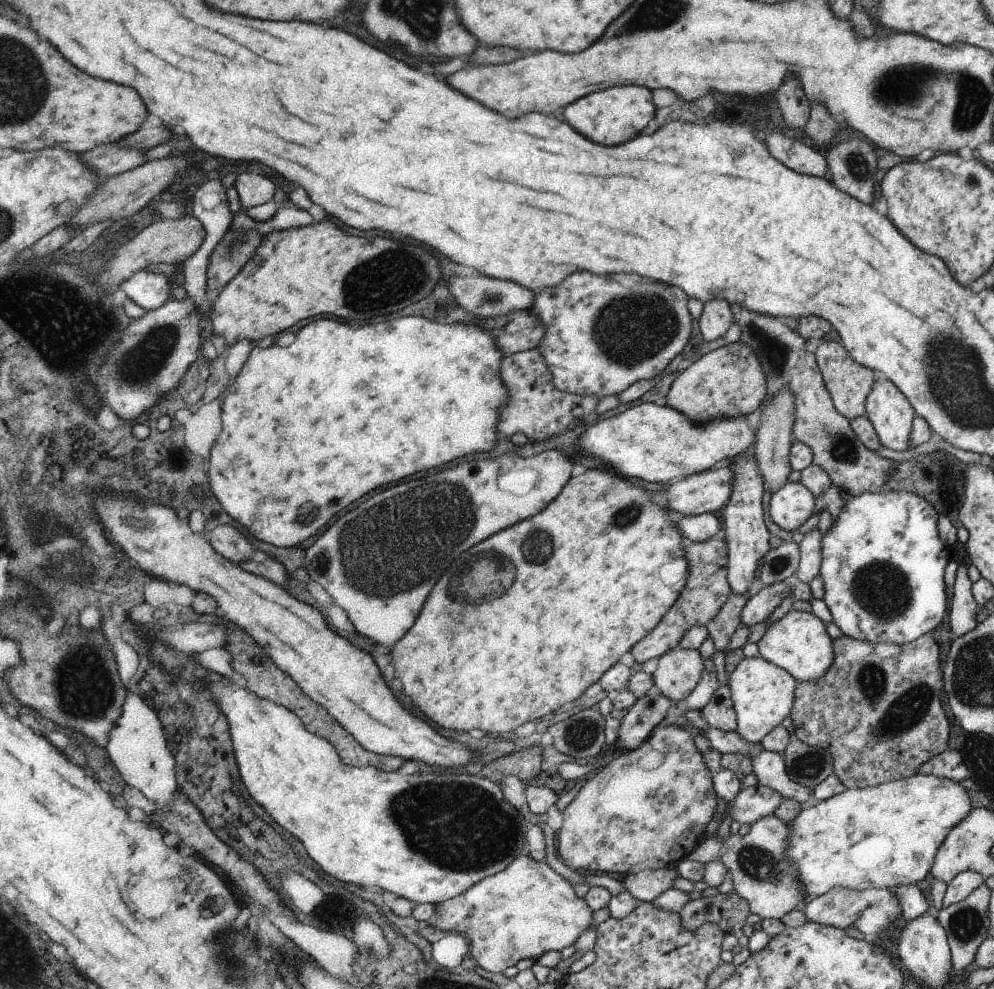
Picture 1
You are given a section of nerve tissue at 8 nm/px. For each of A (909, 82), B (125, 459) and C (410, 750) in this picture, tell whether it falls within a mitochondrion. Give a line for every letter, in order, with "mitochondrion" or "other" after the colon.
A: mitochondrion
B: other
C: other

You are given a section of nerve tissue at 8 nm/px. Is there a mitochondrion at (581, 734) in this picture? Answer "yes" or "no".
yes

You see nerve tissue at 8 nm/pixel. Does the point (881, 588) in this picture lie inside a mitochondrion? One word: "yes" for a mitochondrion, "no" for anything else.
yes

